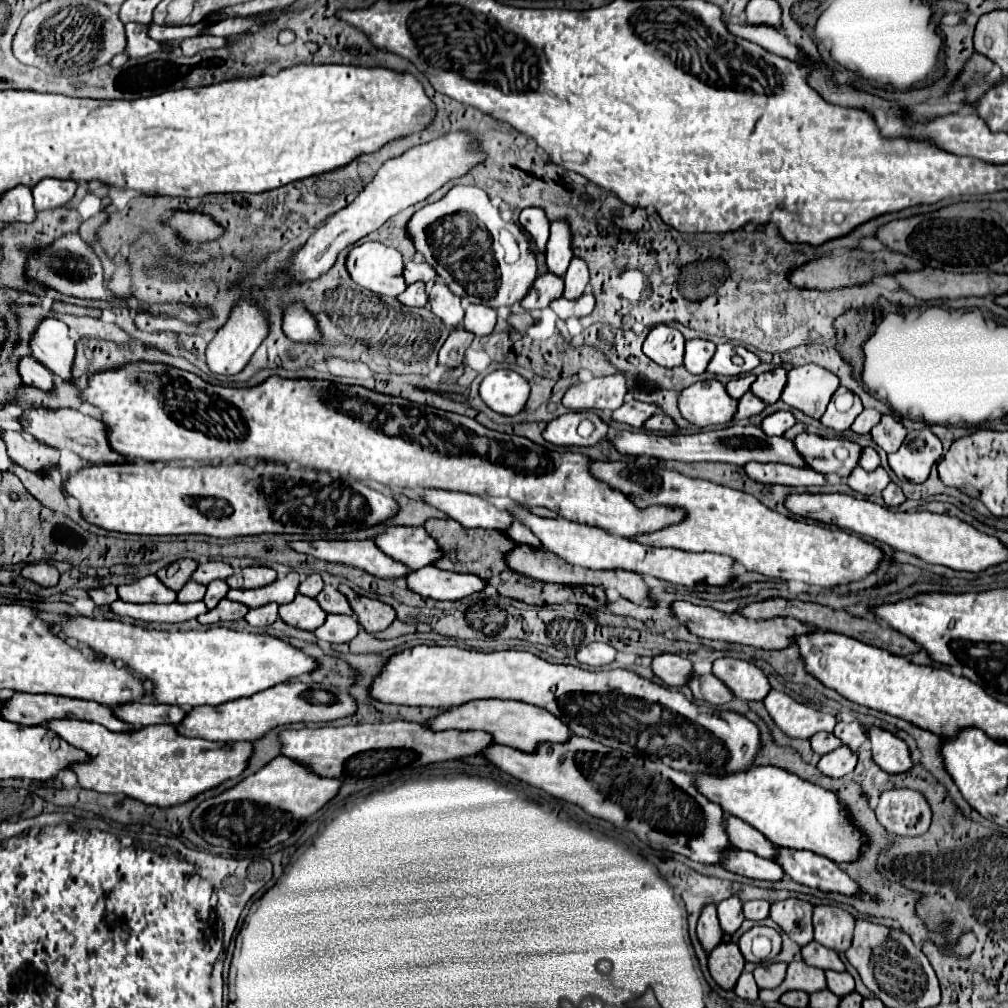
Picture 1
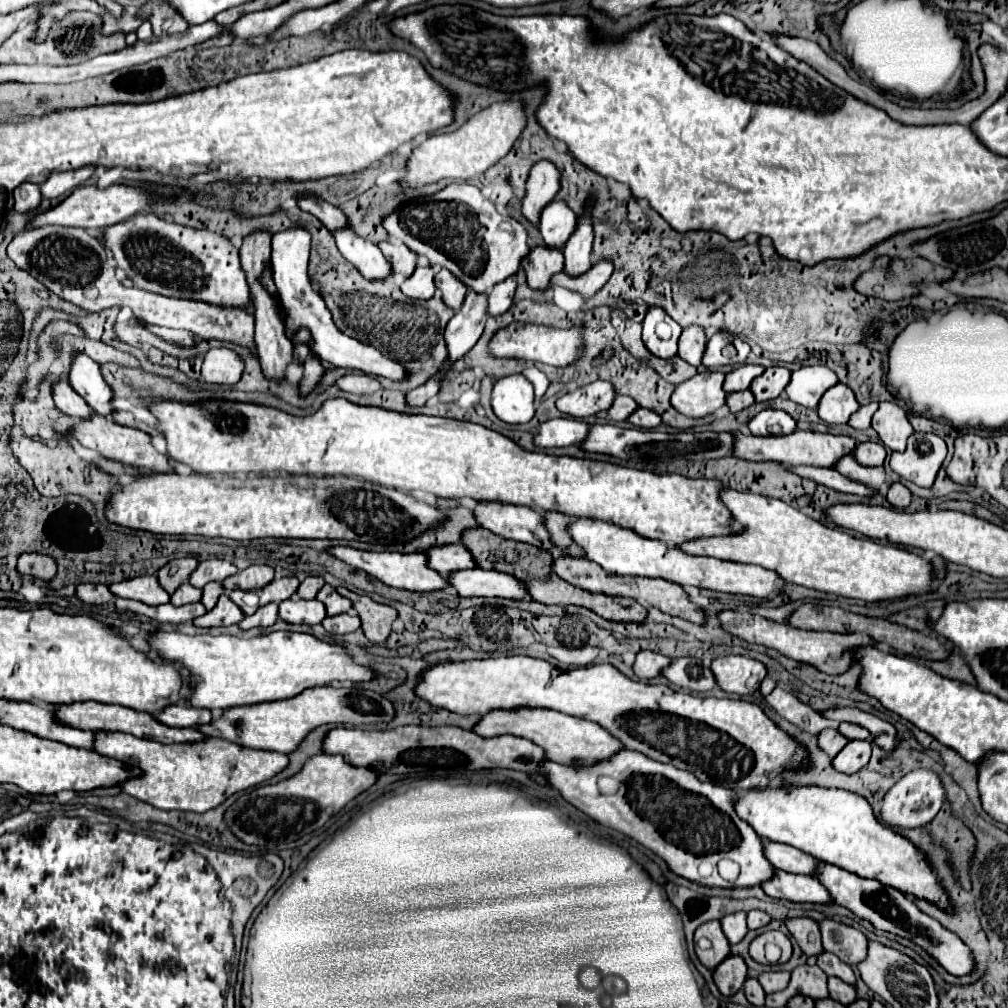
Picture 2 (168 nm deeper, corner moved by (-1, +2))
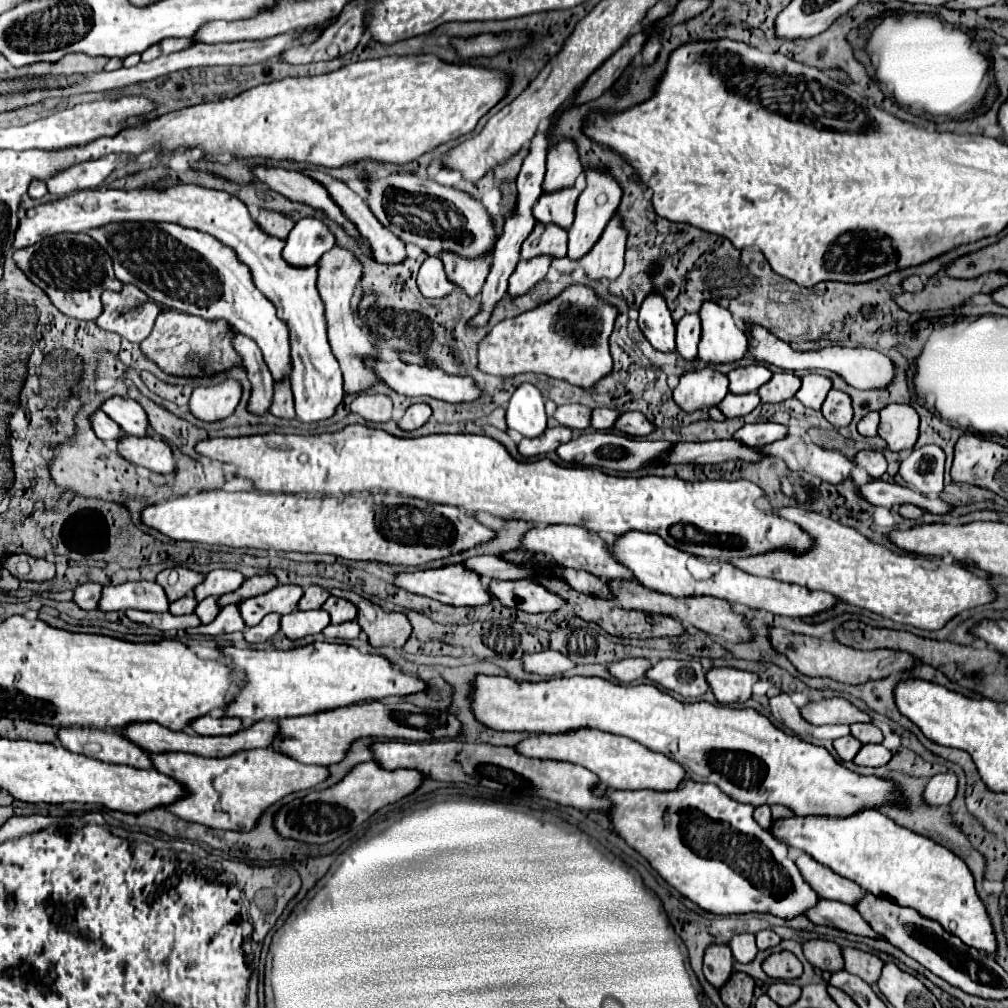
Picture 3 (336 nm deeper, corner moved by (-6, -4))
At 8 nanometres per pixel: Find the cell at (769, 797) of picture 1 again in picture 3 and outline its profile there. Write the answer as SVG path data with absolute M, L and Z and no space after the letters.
M863 811L847 819L789 817L775 821L771 833L783 843L809 853L815 861L859 883L865 891L911 907L927 919L935 919L945 931L957 935L967 947L987 955L997 953L997 939L989 911L975 889L973 875L963 859L947 847L897 825L879 811Z

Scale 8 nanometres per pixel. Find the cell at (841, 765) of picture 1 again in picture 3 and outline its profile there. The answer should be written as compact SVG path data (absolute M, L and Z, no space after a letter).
M863 745L853 761L863 767L883 767L891 761L891 755L893 753L883 745Z

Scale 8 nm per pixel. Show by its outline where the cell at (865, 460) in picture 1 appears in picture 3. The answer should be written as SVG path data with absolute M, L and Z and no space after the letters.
M861 451L855 461L861 467L865 467L867 473L875 479L879 479L887 471L887 461L885 461L883 453L879 453L879 451Z

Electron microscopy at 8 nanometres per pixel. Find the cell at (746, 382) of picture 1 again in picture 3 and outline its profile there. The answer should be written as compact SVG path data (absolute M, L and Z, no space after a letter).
M755 363L749 367L737 367L727 375L729 377L729 391L731 393L753 393L763 383L767 383L771 379L771 375L773 373L761 363Z

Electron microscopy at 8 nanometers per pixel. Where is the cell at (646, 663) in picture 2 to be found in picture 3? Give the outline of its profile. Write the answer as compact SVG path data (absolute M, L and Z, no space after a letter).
M621 659L613 665L609 665L607 671L621 683L631 683L635 679L641 679L645 675L647 667L651 667L651 663L647 659Z

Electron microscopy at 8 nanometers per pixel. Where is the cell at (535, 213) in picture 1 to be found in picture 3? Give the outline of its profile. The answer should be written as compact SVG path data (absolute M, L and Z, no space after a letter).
M559 139L547 155L547 175L543 189L555 191L555 187L571 187L581 171L583 165L577 153L577 143L573 139Z

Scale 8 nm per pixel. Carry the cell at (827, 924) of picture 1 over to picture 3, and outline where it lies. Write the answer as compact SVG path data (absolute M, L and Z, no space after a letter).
M847 947L843 949L843 957L845 957L845 971L861 977L865 983L873 985L881 977L883 961L877 955Z

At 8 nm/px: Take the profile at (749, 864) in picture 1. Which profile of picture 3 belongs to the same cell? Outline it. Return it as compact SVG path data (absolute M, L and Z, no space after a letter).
M819 899L819 903L815 905L815 911L807 911L807 917L815 925L835 927L839 931L853 933L853 935L861 935L861 937L883 939L881 935L877 935L871 929L871 925L861 917L861 913L855 907L847 907L845 903L835 903L835 901Z

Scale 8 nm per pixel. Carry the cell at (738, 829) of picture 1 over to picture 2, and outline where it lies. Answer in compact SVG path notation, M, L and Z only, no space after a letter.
M762 839L762 849L766 859L776 867L790 873L804 873L814 875L816 873L816 859L802 853L800 849L794 849L784 843L774 843L768 839Z

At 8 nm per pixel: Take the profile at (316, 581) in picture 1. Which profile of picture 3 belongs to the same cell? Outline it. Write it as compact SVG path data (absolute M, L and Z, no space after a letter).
M313 585L313 587L309 587L309 589L303 593L303 597L301 597L301 601L299 601L297 607L299 607L301 611L319 609L319 607L327 601L327 597L329 597L329 591L327 591L327 589Z

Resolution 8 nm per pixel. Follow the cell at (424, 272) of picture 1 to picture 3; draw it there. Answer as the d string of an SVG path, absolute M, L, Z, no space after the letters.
M305 169L305 171L301 171L301 173L303 173L303 175L309 175L309 177L315 179L315 181L319 181L319 183L327 189L327 193L329 193L331 199L335 201L335 205L339 205L339 209L343 211L343 215L357 227L357 231L363 235L363 239L369 241L371 253L373 253L373 257L375 257L379 263L399 263L399 261L405 259L405 245L403 245L403 241L401 241L397 235L393 235L387 227L383 227L383 225L379 223L379 219L371 213L371 209L367 207L367 203L365 203L353 189L349 189L343 181L337 181L337 179L333 179L331 175L321 173L321 171L309 171L309 169Z

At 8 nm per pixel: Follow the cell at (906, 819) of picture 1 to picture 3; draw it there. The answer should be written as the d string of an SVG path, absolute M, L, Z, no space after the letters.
M941 773L927 781L925 801L931 807L947 805L953 801L955 795L957 795L957 775L955 773Z

